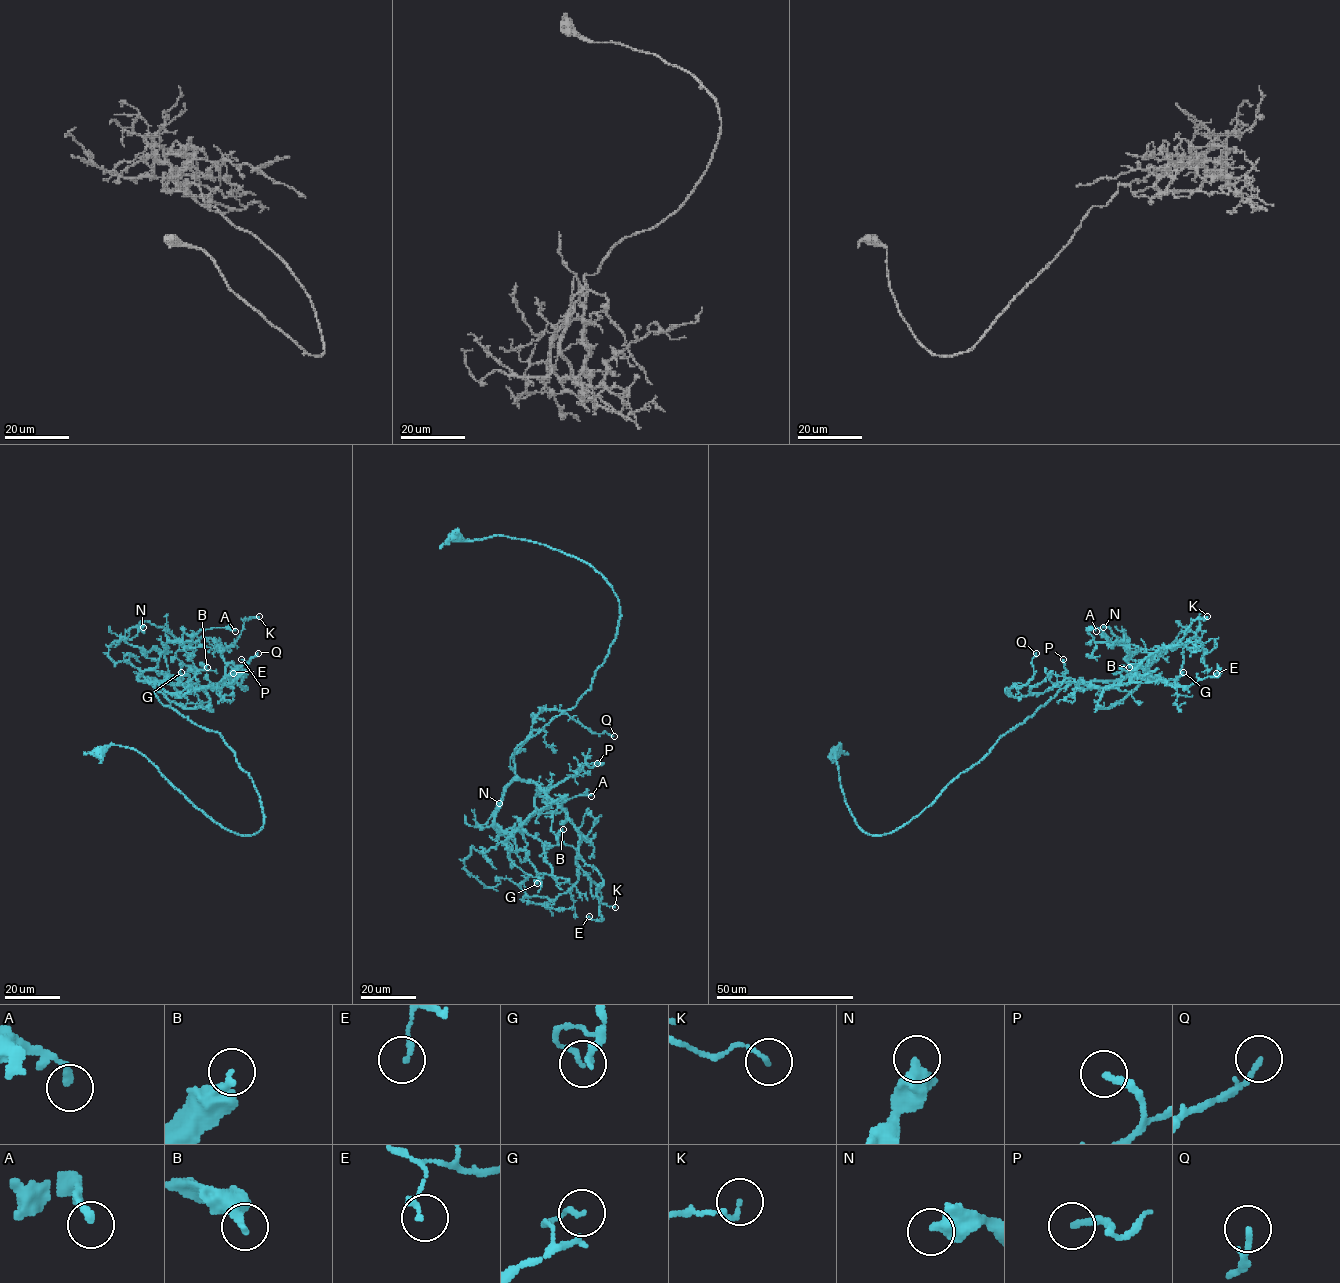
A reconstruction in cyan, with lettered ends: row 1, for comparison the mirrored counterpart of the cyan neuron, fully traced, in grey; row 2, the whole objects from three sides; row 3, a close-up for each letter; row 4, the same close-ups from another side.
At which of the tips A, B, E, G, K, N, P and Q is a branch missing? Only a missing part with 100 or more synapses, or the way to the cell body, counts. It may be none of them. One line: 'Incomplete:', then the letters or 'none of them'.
Incomplete: none of them

